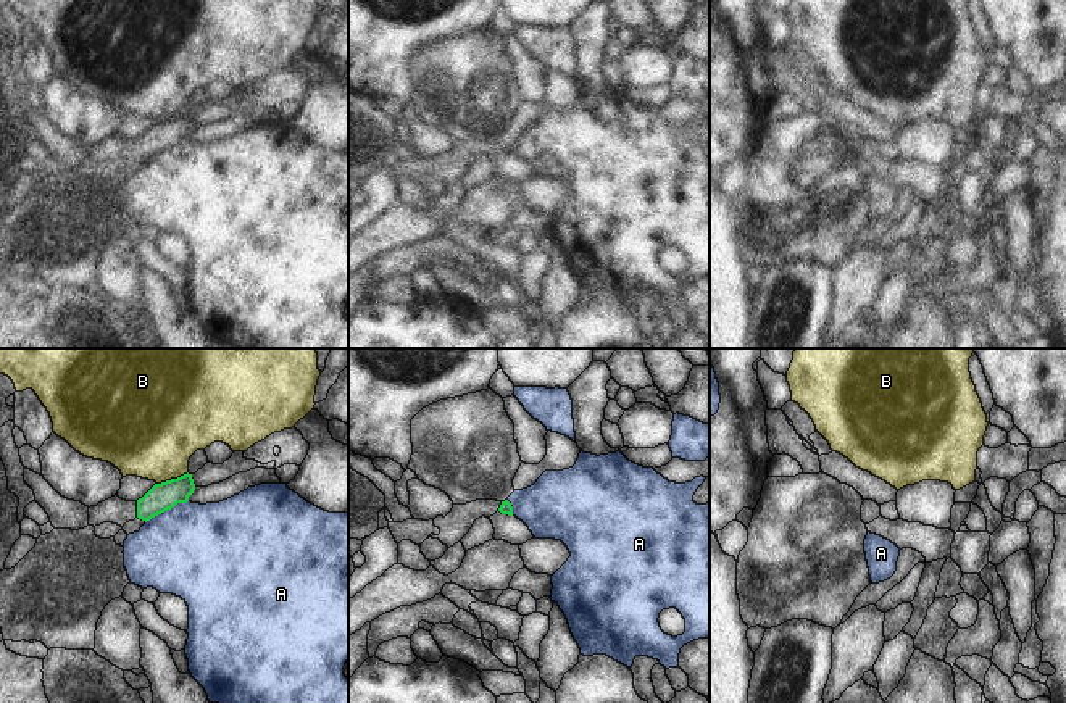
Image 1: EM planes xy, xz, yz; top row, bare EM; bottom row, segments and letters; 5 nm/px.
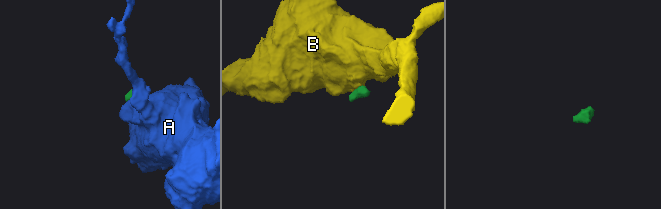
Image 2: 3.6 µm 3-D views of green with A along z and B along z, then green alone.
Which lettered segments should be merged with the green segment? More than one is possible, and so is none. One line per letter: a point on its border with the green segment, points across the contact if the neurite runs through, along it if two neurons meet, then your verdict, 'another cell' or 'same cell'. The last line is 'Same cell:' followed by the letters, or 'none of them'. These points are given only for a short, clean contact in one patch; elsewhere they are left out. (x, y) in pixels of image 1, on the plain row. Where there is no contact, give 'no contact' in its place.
A: xy (166, 149) | along xy (187, 139), (178, 141), (145, 162) | another cell
B: xy (171, 118) | along xy (187, 110), (157, 123) | another cell
Same cell: none of them

